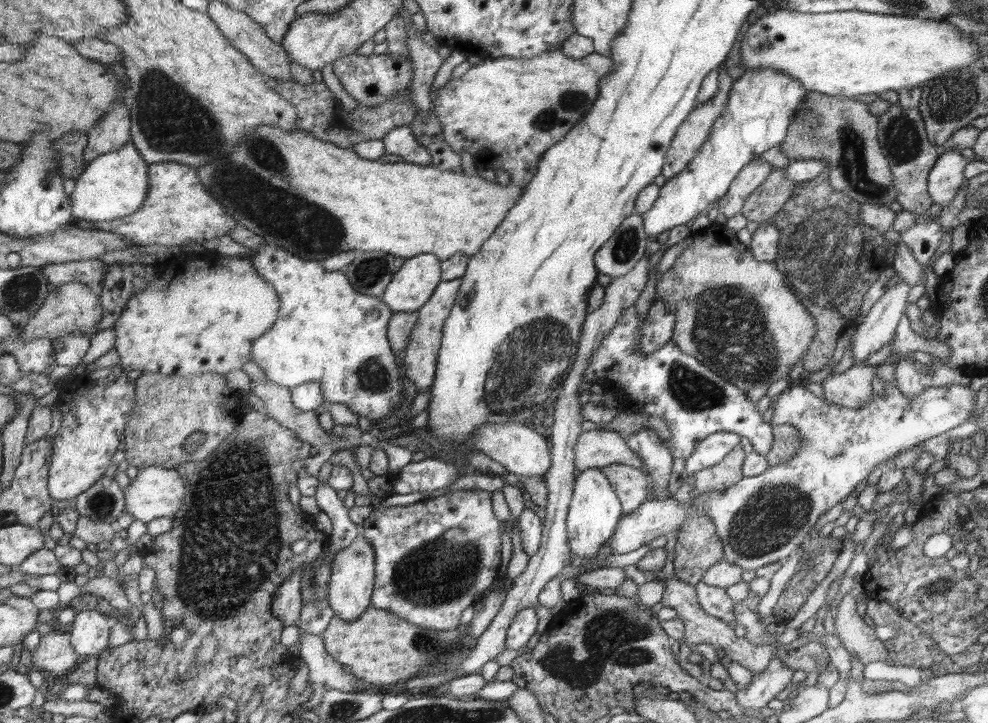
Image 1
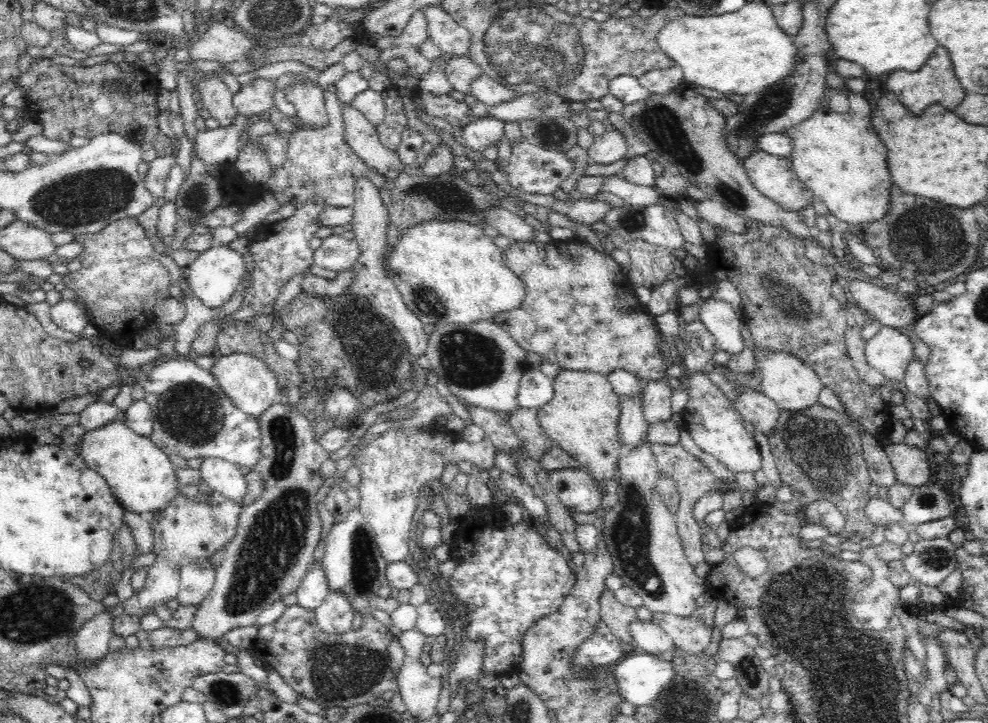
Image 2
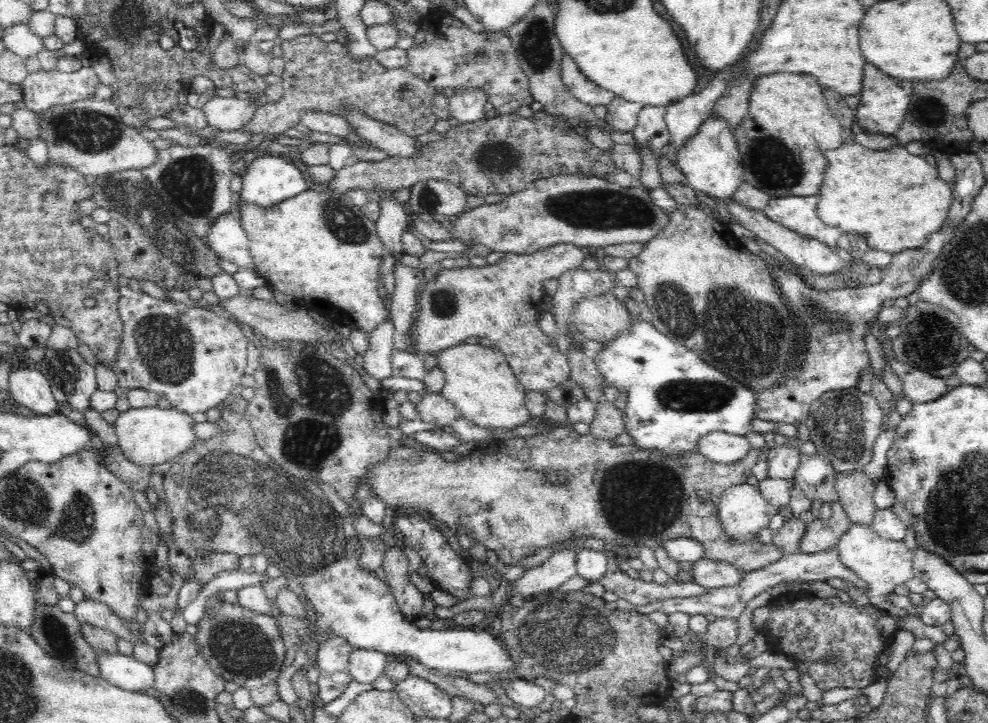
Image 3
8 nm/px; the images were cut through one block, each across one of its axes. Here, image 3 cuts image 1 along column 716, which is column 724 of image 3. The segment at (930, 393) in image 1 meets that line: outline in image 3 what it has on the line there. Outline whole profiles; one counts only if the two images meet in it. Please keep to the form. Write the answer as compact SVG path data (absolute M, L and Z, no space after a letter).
M744 483L728 488L720 498L718 517L726 527L726 535L750 542L769 525L778 509L768 503L757 486Z

